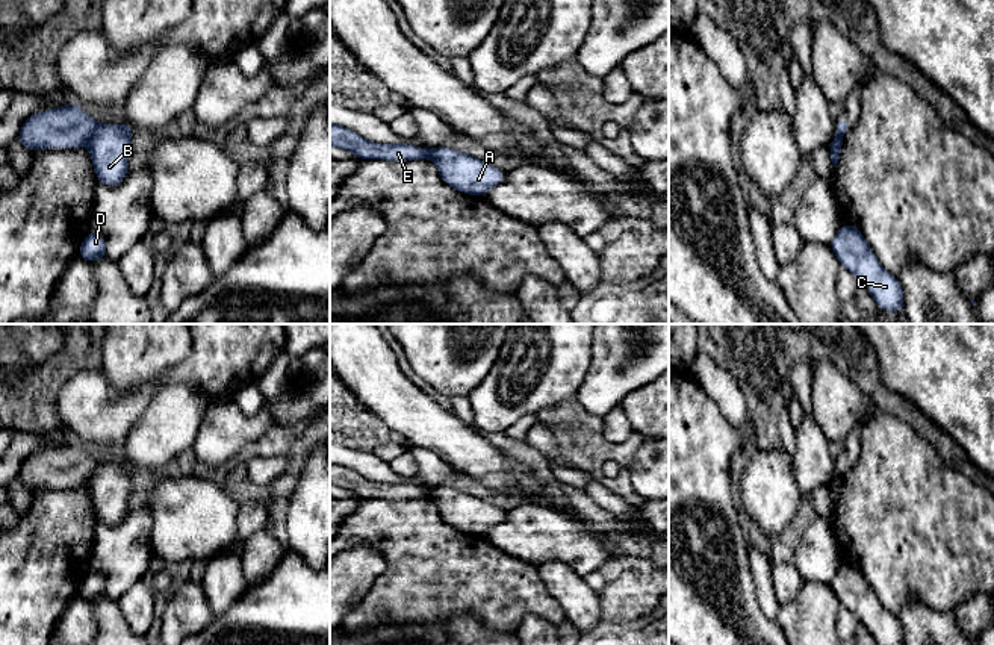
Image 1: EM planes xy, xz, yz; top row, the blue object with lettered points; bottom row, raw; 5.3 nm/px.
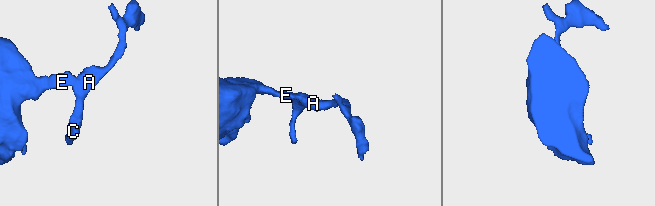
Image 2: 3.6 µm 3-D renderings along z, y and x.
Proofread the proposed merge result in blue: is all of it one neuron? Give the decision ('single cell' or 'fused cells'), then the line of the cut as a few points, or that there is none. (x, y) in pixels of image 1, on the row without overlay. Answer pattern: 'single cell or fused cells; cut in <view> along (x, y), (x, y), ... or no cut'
fused cells; cut in xy along (97, 464), (86, 482)

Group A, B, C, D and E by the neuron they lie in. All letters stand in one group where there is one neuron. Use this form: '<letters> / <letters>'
A B C D / E

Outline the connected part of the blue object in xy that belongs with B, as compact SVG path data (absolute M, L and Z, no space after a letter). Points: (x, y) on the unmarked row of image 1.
M124 460L95 466L88 480L88 488L98 521L116 525L126 518L132 491L130 472L133 469L136 468Z

